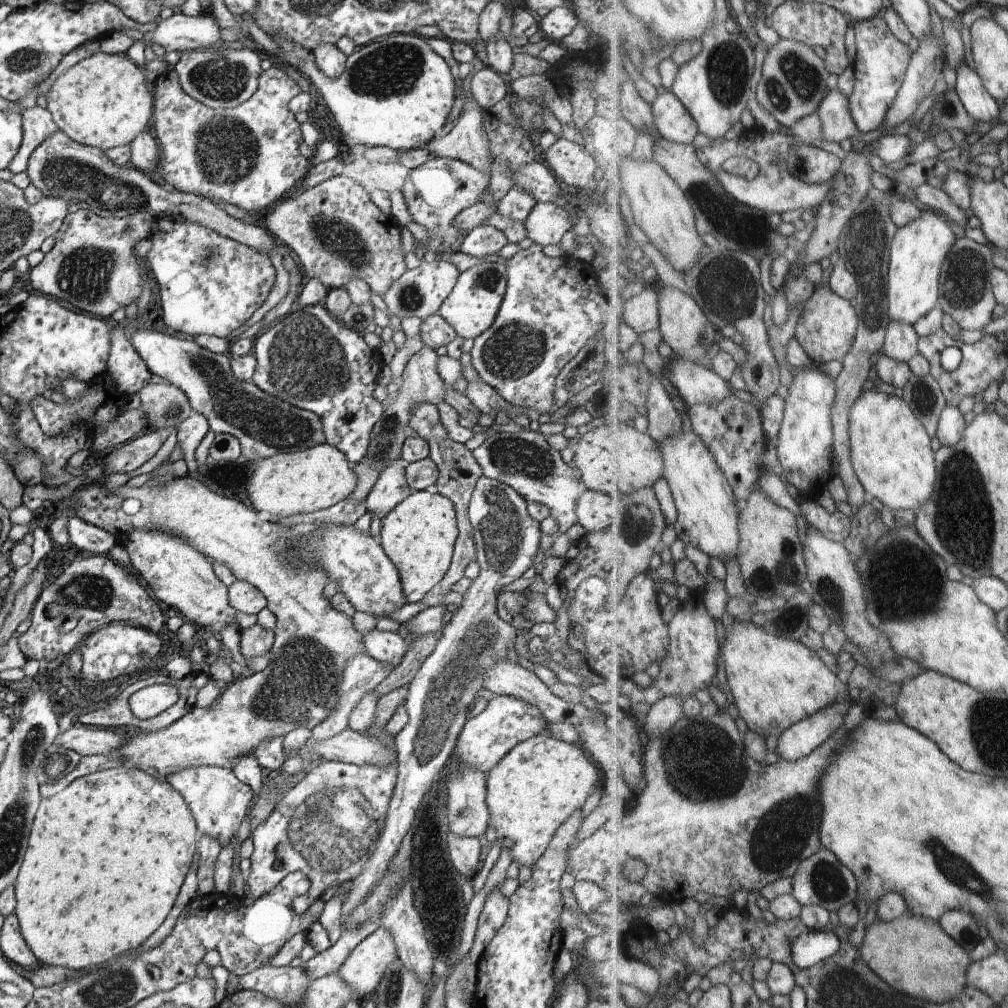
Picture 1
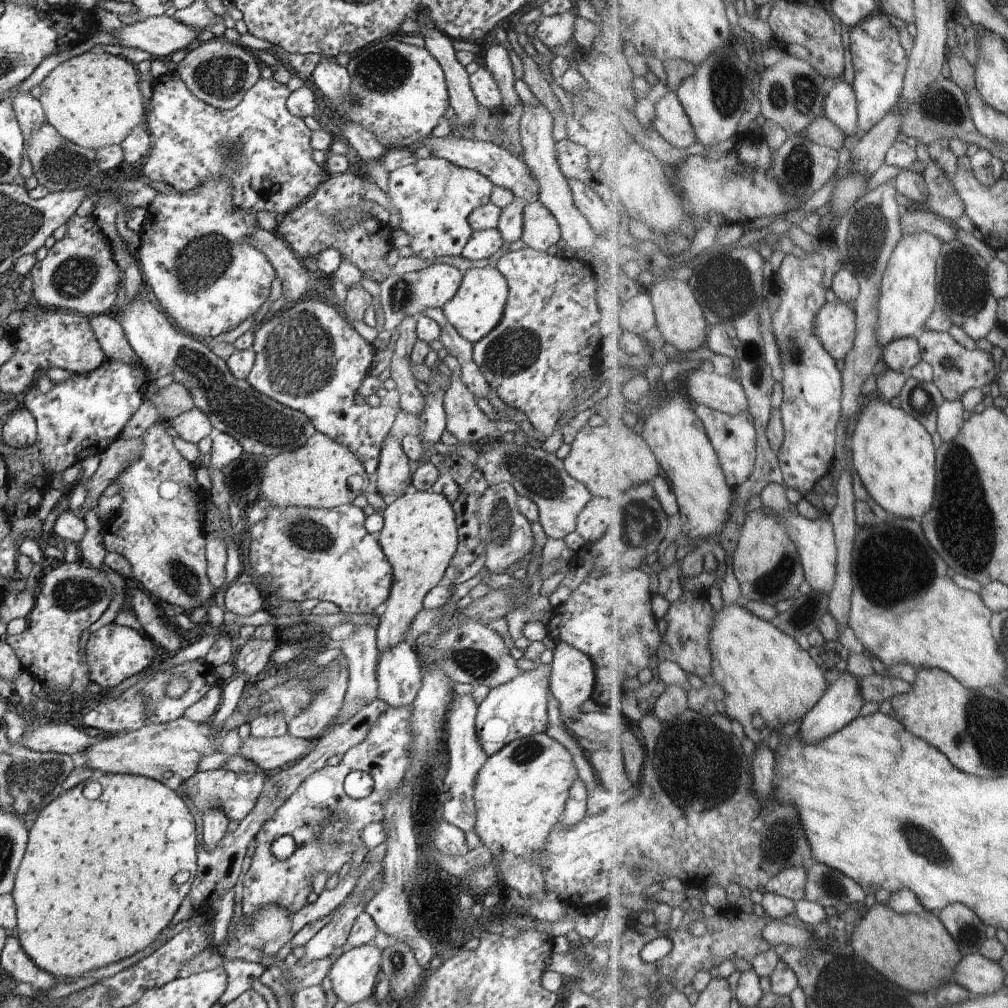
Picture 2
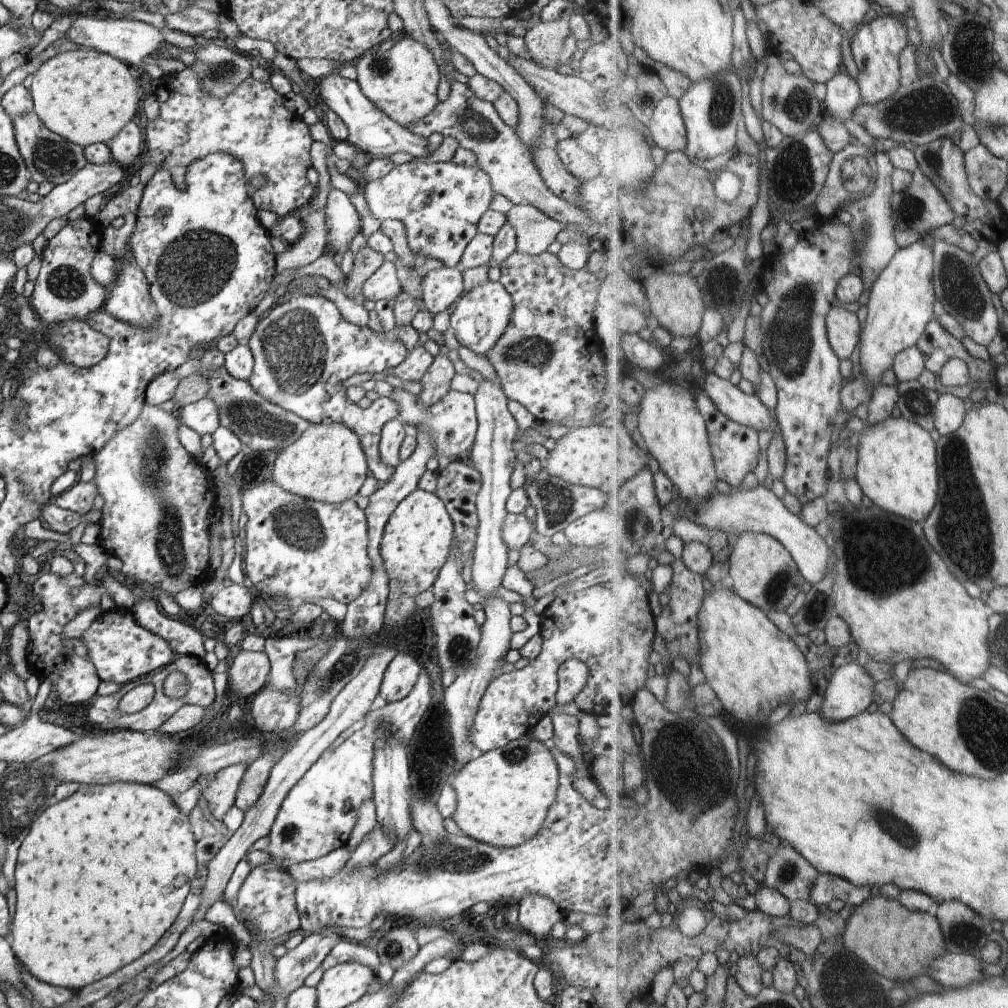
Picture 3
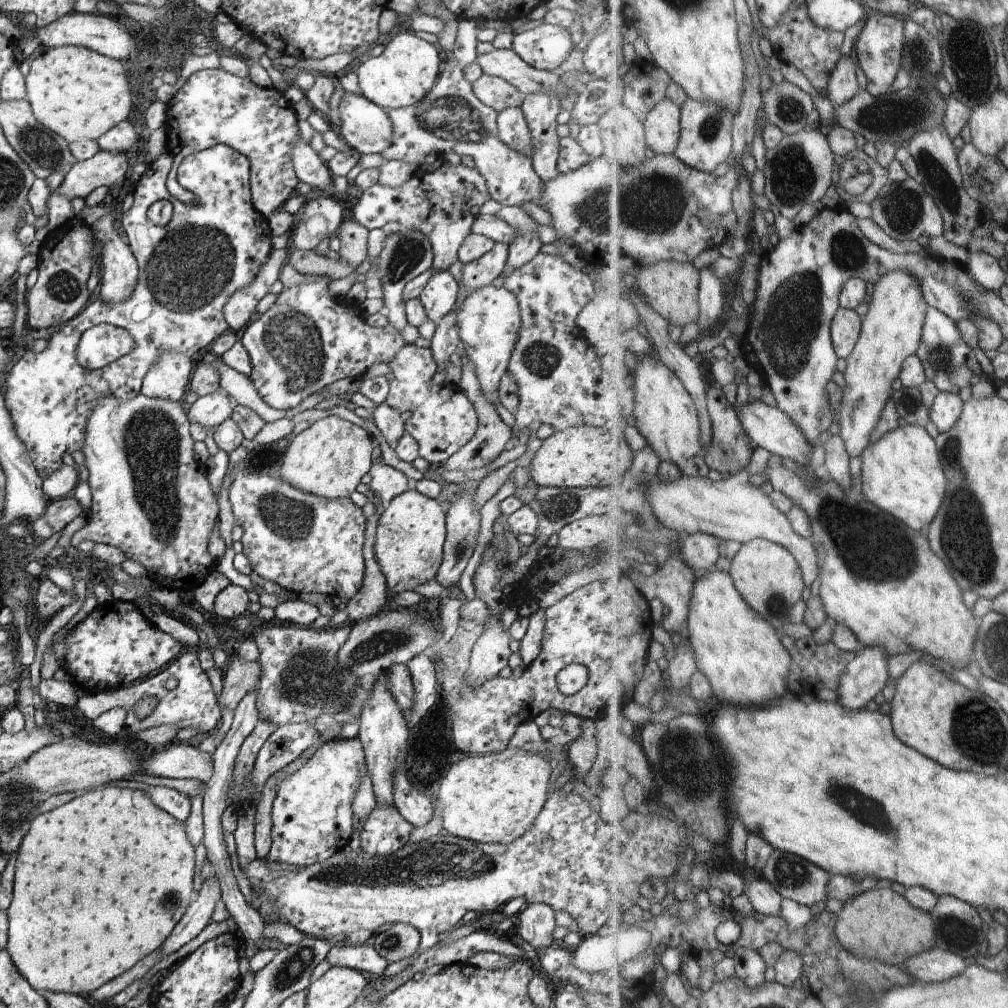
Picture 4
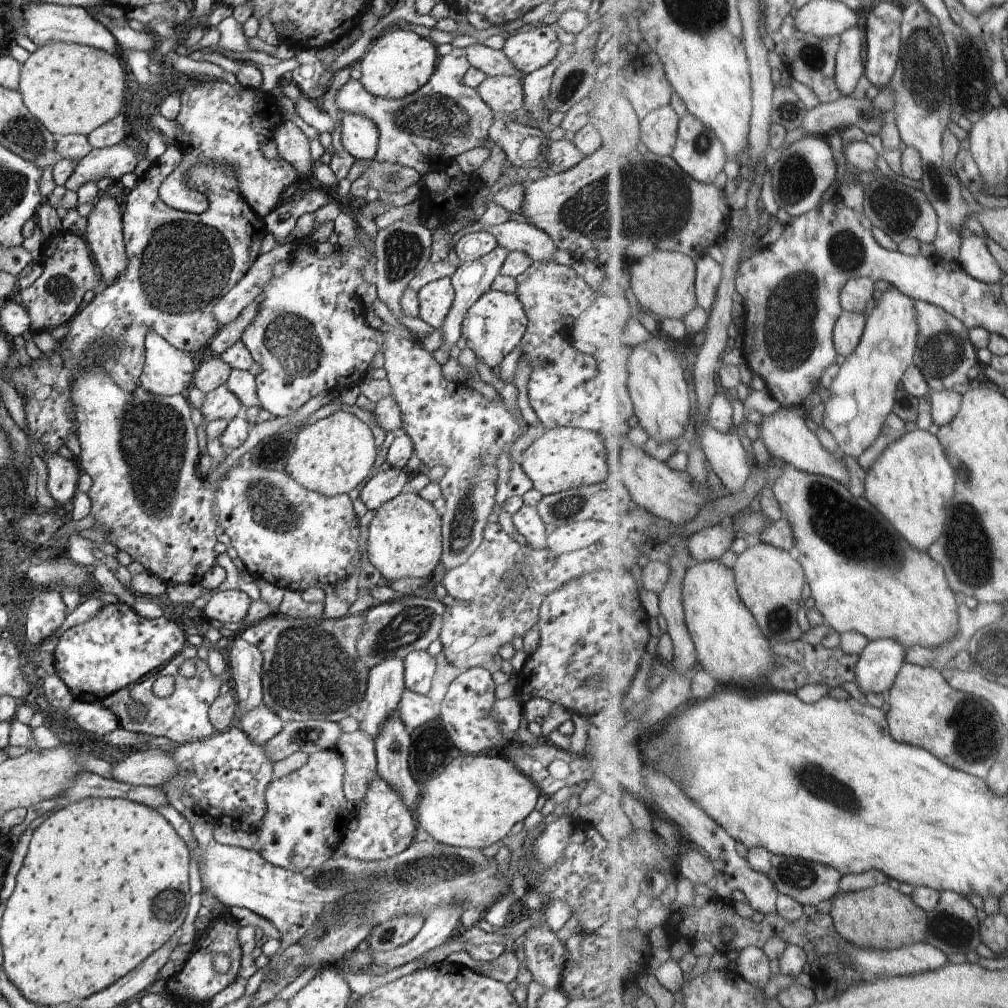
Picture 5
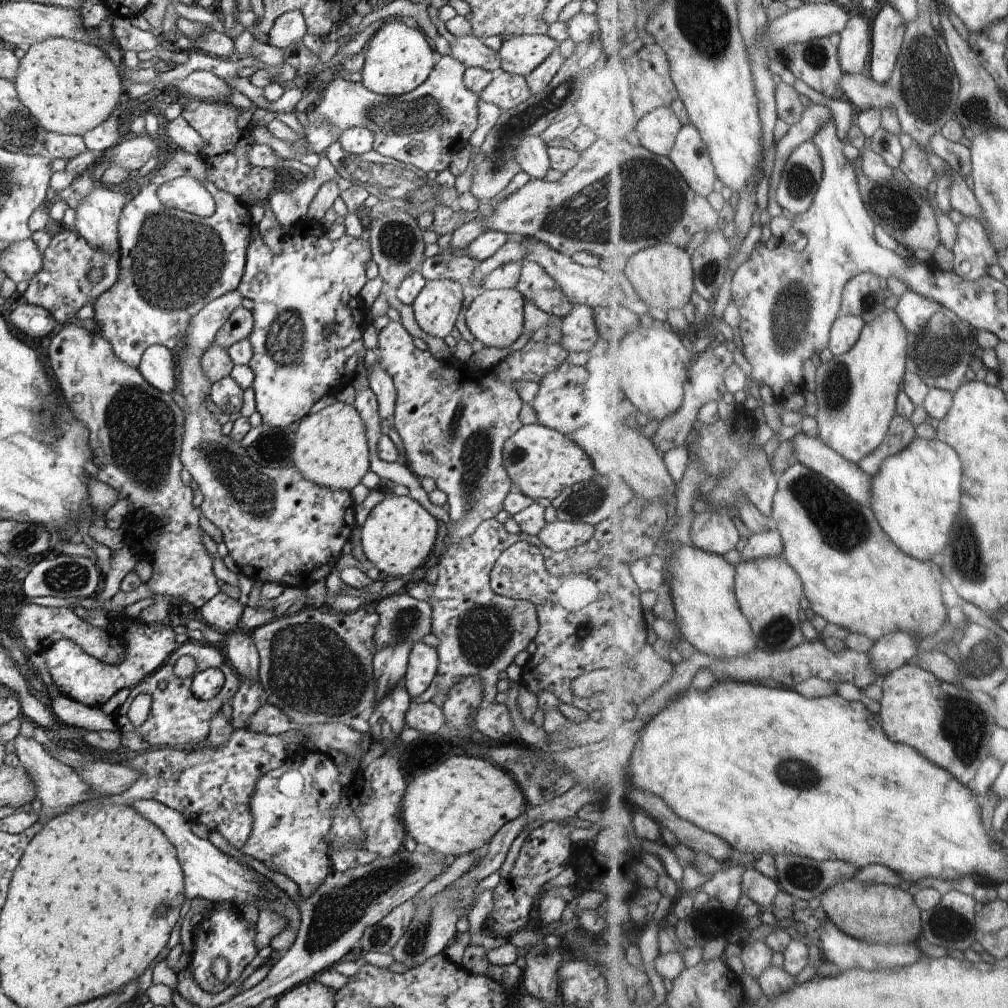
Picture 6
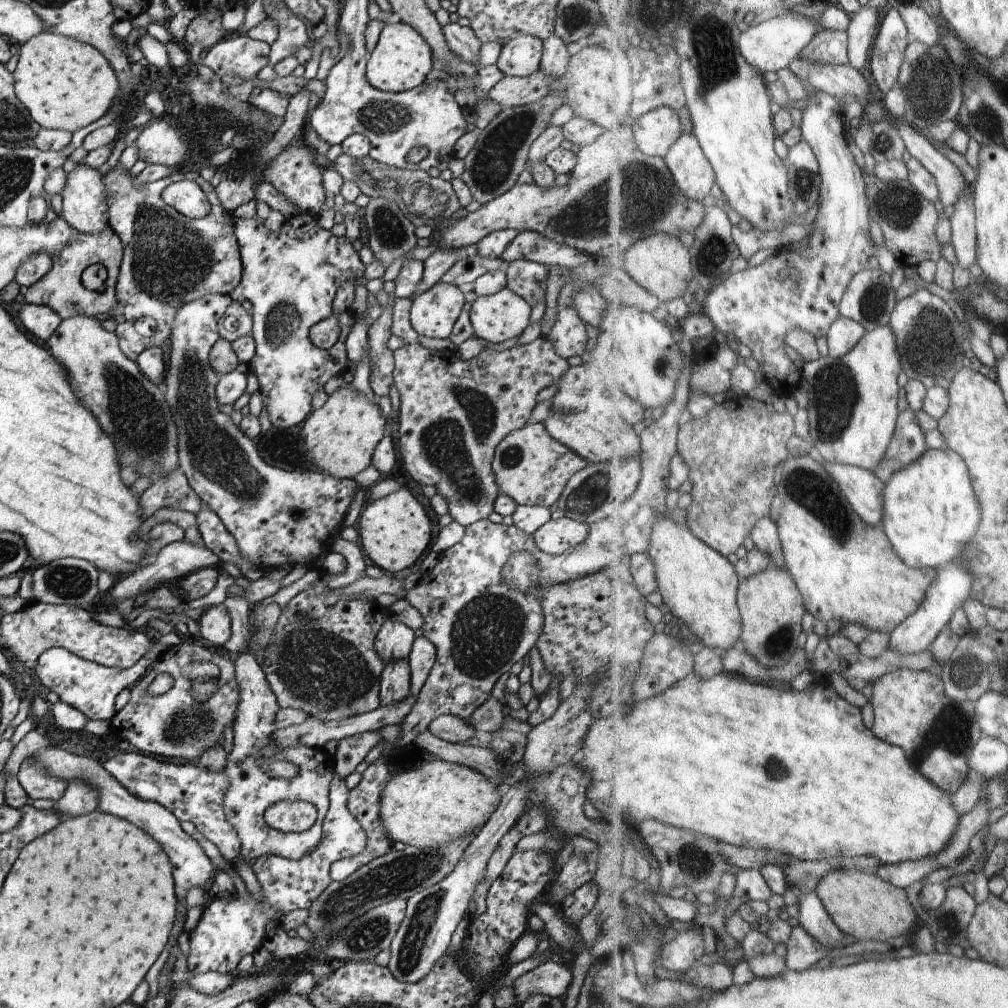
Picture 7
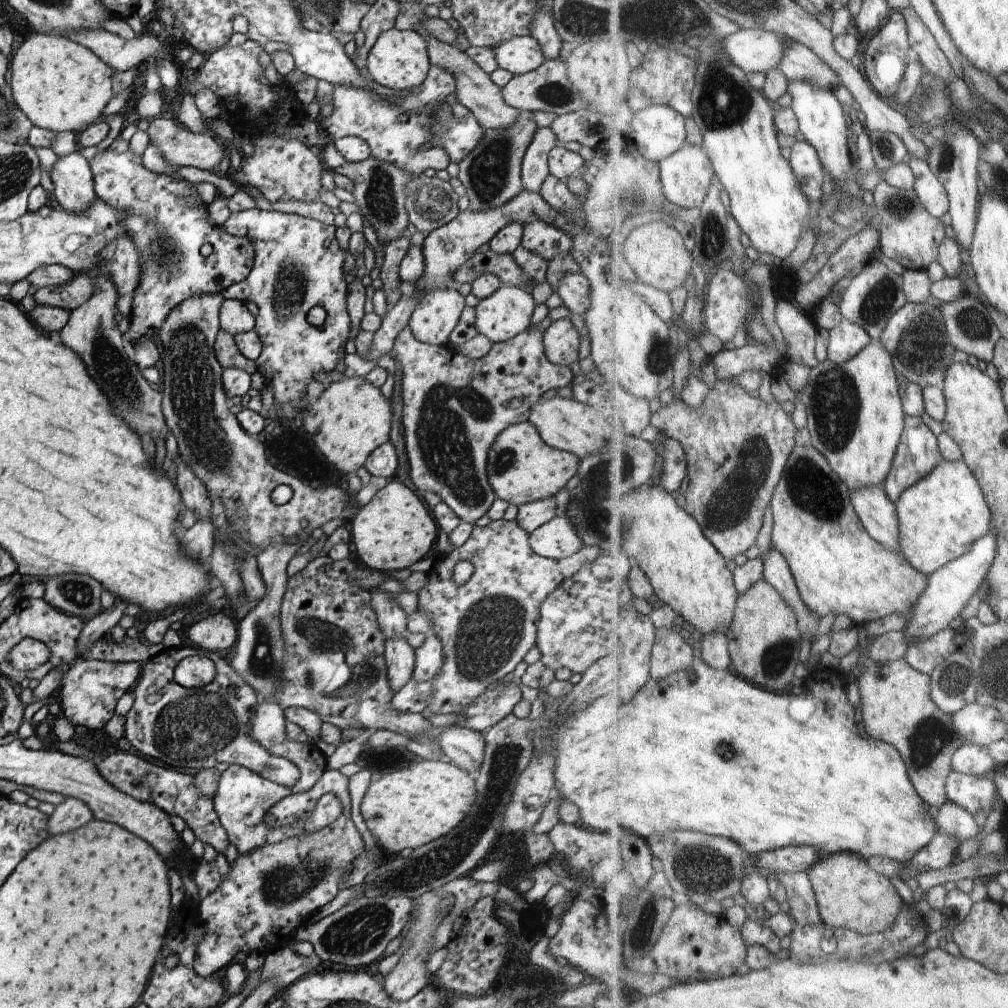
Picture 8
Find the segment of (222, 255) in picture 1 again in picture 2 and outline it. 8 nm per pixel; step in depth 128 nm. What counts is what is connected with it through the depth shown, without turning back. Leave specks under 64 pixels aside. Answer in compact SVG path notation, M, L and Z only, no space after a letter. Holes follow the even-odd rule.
M210 174L208 175L208 178L196 188L199 188L198 194L185 194L185 192L165 194L160 190L157 191L157 195L147 208L142 229L140 231L140 248L134 257L142 272L145 284L150 284L149 288L152 288L150 290L153 292L155 301L159 301L160 304L162 304L165 314L174 324L176 323L175 327L186 330L186 332L192 336L198 336L198 338L205 338L208 340L219 334L226 334L226 332L234 330L234 328L239 324L242 324L246 318L253 316L258 308L269 299L270 287L272 281L277 278L277 274L272 263L266 258L266 255L248 244L247 238L258 228L256 212L246 212L242 209L233 208L233 190L229 183L224 182L223 177L216 178L216 176Z

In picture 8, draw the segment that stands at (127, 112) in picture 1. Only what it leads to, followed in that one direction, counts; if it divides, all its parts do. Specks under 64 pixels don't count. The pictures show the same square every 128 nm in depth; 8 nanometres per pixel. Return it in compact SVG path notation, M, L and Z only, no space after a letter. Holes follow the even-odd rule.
M31 33L10 57L14 104L26 114L32 125L54 133L82 131L100 120L112 97L113 69L106 66L92 50L56 33Z

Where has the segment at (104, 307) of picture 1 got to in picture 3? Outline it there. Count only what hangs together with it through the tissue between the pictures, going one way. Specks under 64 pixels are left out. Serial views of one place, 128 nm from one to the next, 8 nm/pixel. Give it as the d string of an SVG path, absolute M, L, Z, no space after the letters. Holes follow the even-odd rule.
M85 216L68 221L62 229L48 241L42 252L42 266L36 278L29 306L40 317L43 324L61 323L68 319L84 321L94 312L102 309L107 299L106 287L100 285L90 273L90 264L99 251L104 226L93 218Z

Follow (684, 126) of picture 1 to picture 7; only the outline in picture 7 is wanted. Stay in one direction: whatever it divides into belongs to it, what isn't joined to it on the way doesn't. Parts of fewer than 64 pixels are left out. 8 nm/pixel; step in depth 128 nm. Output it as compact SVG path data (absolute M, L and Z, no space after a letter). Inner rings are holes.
M669 106L646 113L634 128L640 148L654 156L667 157L684 134L678 110Z

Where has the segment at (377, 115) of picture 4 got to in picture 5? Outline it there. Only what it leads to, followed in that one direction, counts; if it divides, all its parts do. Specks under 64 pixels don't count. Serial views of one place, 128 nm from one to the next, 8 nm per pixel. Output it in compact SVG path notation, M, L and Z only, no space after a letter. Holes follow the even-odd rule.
M344 113L341 129L342 144L356 160L375 158L380 133L372 119L362 113Z

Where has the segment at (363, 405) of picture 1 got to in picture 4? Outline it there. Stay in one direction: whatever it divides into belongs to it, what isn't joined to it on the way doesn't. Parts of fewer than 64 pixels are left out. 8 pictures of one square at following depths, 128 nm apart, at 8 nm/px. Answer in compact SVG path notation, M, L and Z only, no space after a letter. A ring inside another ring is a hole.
M328 276L320 277L323 277L322 280L312 280L312 282L304 282L302 284L294 285L291 288L284 288L283 291L279 293L279 298L271 309L266 313L256 315L255 318L249 322L248 326L240 332L241 343L244 345L244 348L246 348L251 358L252 372L250 377L252 382L254 383L260 398L263 398L264 402L268 406L272 406L272 408L283 411L286 411L289 408L296 408L296 406L298 406L302 400L308 398L310 394L322 390L325 386L331 385L337 380L348 377L362 377L370 366L374 366L374 364L378 364L378 362L389 364L400 350L402 350L402 347L407 344L400 333L398 333L398 329L391 324L386 325L384 328L370 326L362 319L358 303L354 302L354 300L347 300L346 296L343 295L340 298L333 297L330 283L332 280L330 280ZM376 443L376 454L375 454L373 463L371 464L370 470L368 472L367 481L368 483L370 483L372 490L374 490L376 494L378 494L378 496L380 497L380 500L384 504L388 504L388 502L390 502L395 496L402 494L404 491L409 490L412 487L412 482L407 478L406 475L404 475L404 473L384 463L384 459L382 459L382 457L380 456L380 453L377 451L377 443Z

